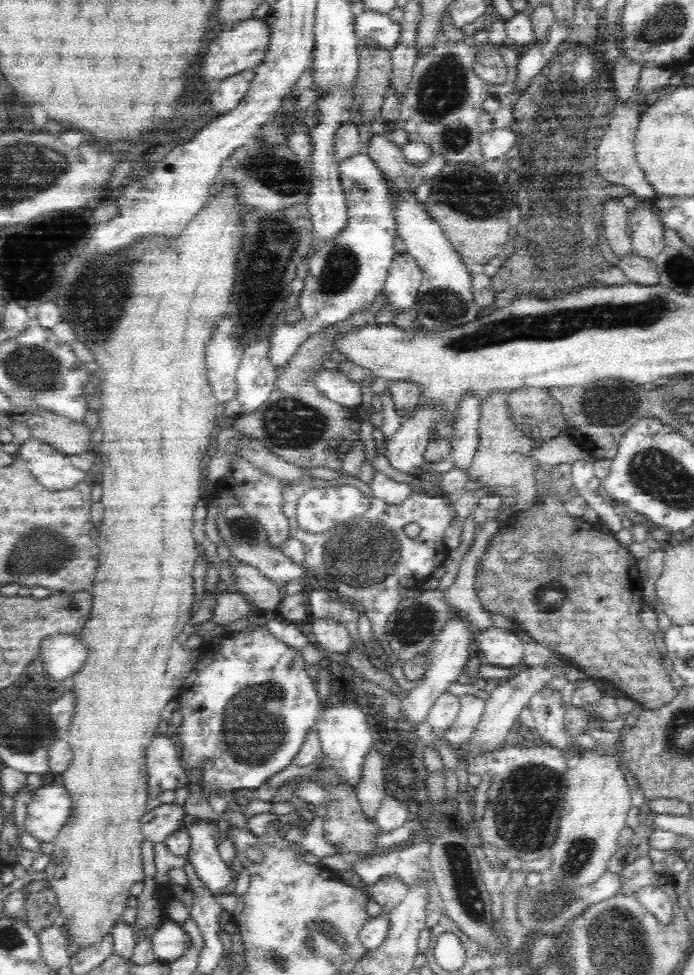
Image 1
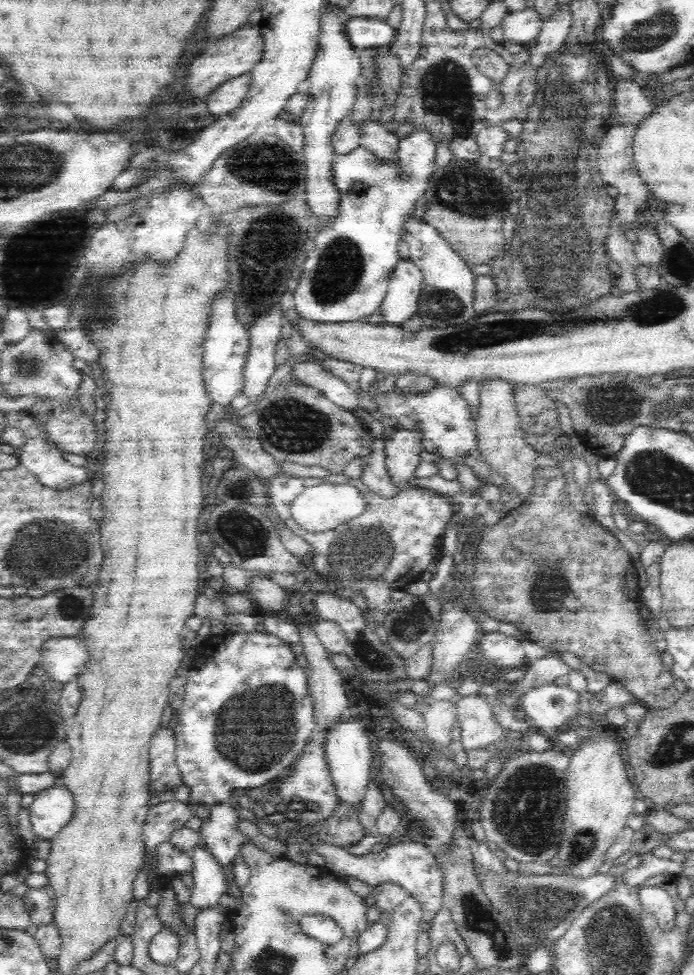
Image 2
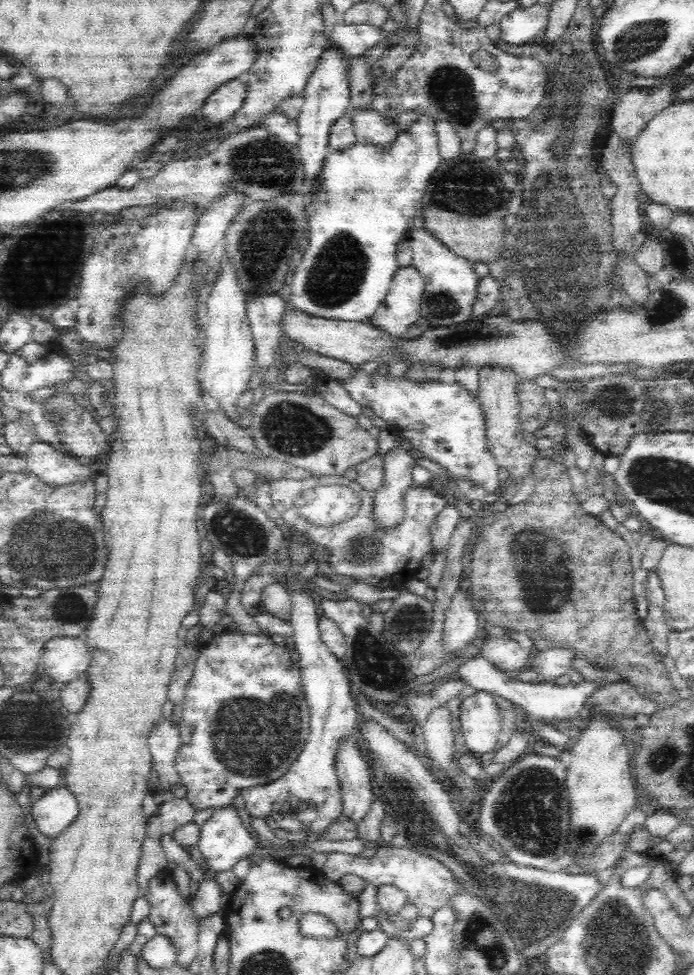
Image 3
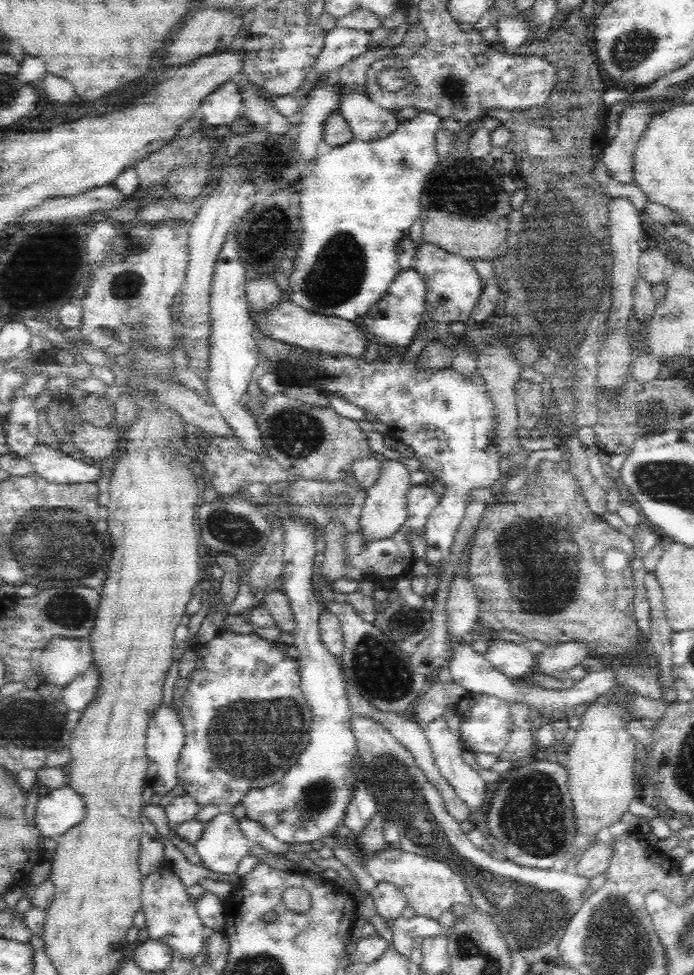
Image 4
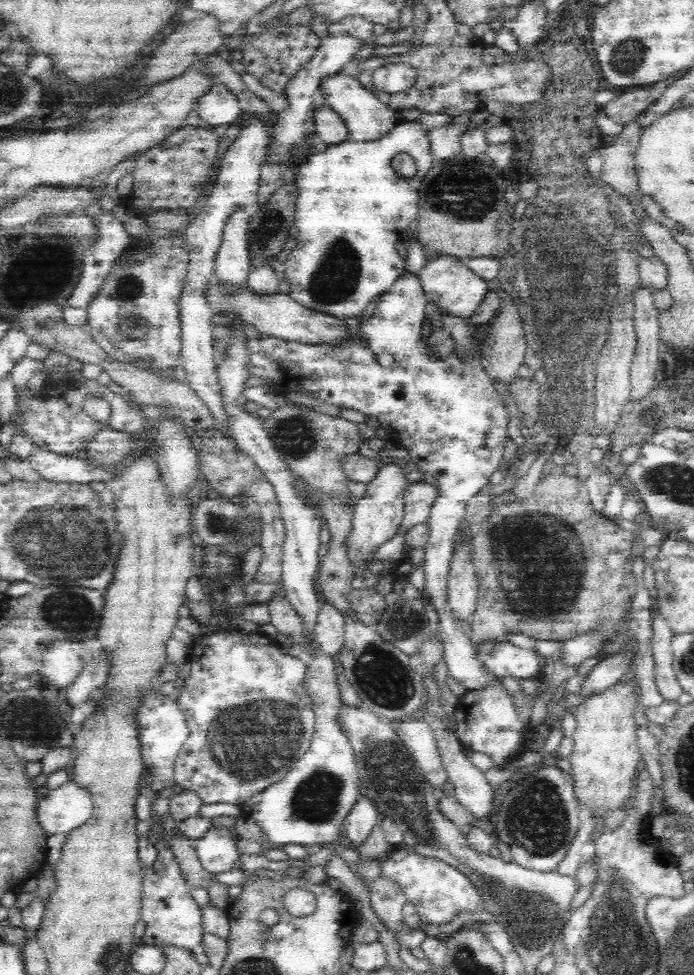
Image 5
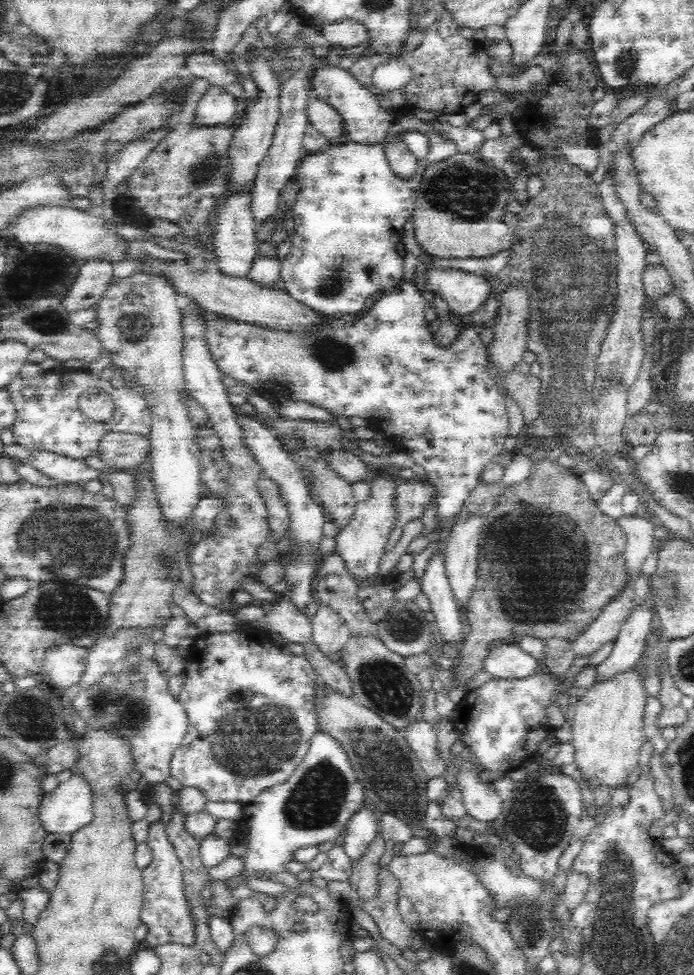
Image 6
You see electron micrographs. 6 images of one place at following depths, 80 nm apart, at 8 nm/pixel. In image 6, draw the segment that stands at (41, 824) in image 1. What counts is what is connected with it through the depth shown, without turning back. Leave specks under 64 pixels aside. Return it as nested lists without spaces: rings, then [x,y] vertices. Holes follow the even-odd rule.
[[[73,772],[68,782],[45,794],[39,820],[49,834],[75,834],[93,818],[93,795],[88,781]]]

